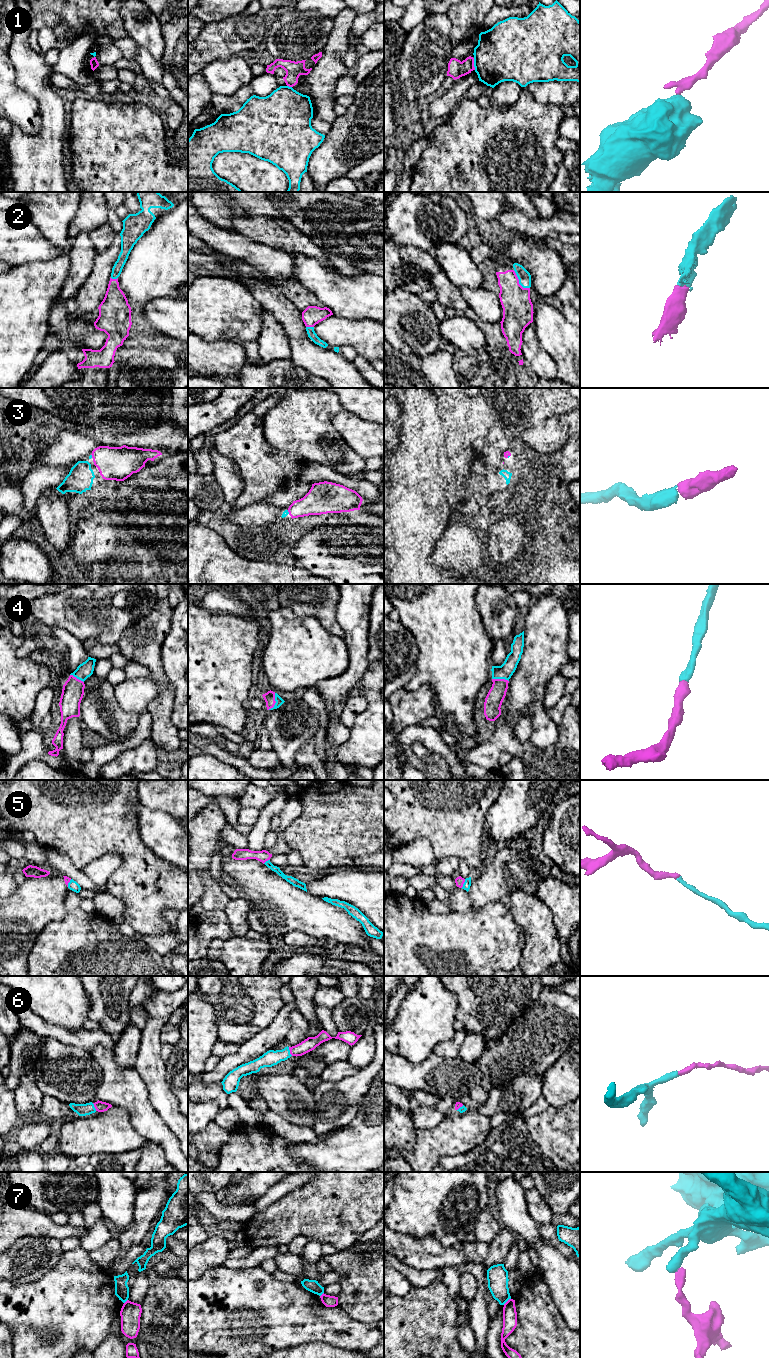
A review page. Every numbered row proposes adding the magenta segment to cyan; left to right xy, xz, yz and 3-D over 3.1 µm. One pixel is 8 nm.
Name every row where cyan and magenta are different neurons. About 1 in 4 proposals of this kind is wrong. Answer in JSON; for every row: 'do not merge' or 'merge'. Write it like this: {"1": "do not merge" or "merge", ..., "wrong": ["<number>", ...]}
{"1": "do not merge", "2": "merge", "3": "merge", "4": "merge", "5": "merge", "6": "merge", "7": "do not merge", "wrong": ["1", "7"]}

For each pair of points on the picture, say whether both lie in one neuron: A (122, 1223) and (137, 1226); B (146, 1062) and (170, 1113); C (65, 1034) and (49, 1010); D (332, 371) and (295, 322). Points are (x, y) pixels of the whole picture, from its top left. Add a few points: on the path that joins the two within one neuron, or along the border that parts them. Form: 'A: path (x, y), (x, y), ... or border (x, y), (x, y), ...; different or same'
A: border (135, 1201), (133, 1221), (119, 1231); different
B: path (153, 1074), (163, 1100); same
C: border (39, 1015), (52, 1024), (66, 1028), (82, 1028); different
D: path (320, 359), (297, 334); same

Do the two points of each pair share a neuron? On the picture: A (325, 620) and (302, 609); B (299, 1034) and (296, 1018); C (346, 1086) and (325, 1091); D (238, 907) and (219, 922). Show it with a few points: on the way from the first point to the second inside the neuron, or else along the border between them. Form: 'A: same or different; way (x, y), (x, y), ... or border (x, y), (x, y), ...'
A: same; way (319, 614), (314, 609), (308, 609)
B: same; way (299, 1030), (298, 1022)
C: same; way (341, 1091), (330, 1091)
D: same; way (233, 912), (224, 921)

